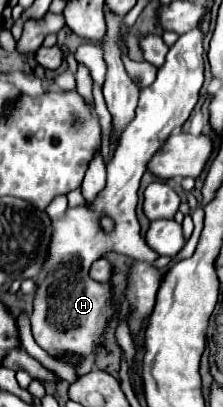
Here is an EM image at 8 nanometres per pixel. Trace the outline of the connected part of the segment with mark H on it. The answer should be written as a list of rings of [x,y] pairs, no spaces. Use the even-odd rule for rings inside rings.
[[[199,21],[199,25],[195,29],[189,29],[187,33],[183,33],[169,47],[167,61],[157,71],[155,83],[145,87],[145,89],[141,89],[135,117],[127,125],[127,129],[123,131],[113,159],[107,163],[107,185],[103,187],[103,191],[93,201],[89,201],[87,205],[79,205],[79,207],[67,209],[63,219],[51,221],[51,227],[53,227],[53,233],[51,233],[51,257],[47,259],[47,265],[43,265],[43,275],[37,273],[33,277],[37,289],[35,289],[33,315],[31,315],[33,339],[51,357],[57,357],[57,359],[79,359],[81,361],[81,359],[93,355],[97,351],[97,347],[103,343],[103,335],[105,335],[105,329],[107,329],[109,321],[117,313],[115,299],[113,299],[113,289],[107,283],[95,283],[91,279],[91,275],[89,275],[89,269],[91,269],[93,261],[101,259],[109,251],[115,251],[115,253],[149,263],[154,262],[160,256],[153,249],[149,249],[149,245],[143,241],[143,235],[141,235],[141,227],[139,227],[136,213],[139,181],[141,181],[141,177],[145,173],[147,159],[155,153],[155,149],[159,149],[163,145],[163,141],[169,137],[169,133],[175,127],[181,127],[187,121],[187,117],[191,115],[193,107],[197,105],[197,97],[199,97],[201,85],[203,85],[203,31],[201,31],[201,21]],[[101,217],[111,217],[115,227],[111,231],[105,231],[101,227],[101,223],[99,223]]]

